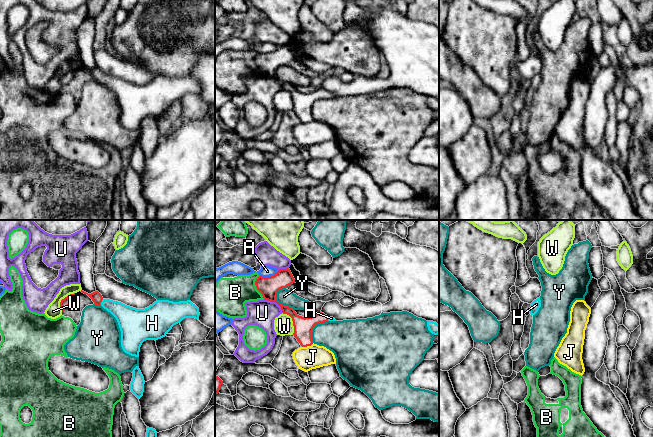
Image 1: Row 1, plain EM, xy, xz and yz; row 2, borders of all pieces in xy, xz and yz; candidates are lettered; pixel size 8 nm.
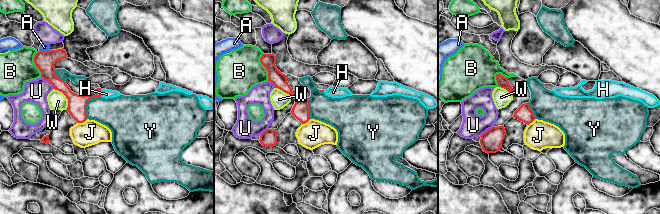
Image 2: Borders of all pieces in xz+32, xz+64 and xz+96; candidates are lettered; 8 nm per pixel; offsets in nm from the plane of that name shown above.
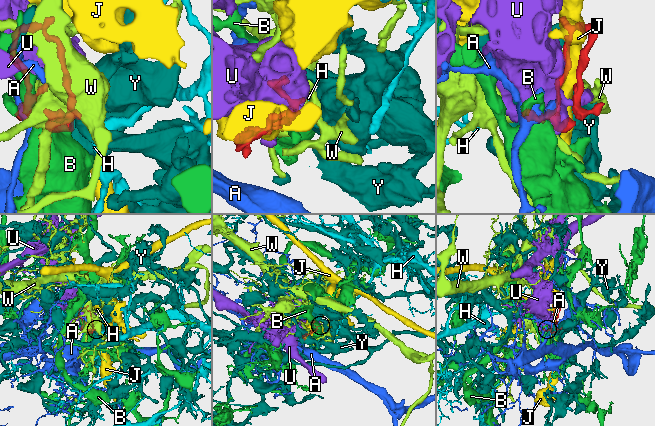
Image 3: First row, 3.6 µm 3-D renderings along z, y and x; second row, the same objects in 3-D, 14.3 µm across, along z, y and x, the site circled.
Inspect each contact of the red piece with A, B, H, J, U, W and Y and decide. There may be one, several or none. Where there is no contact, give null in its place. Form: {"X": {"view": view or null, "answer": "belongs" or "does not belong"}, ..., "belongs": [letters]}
{"A": {"view": "xz", "answer": "does not belong"}, "B": {"view": "xz", "answer": "does not belong"}, "H": {"view": "xy", "answer": "belongs"}, "J": {"view": "xz", "answer": "does not belong"}, "U": {"view": "xz", "answer": "does not belong"}, "W": {"view": "xz", "answer": "does not belong"}, "Y": {"view": "xz", "answer": "does not belong"}, "belongs": ["H"]}

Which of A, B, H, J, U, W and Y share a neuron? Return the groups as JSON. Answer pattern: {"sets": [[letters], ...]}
{"sets": [["A"], ["B"], ["H"], ["J"], ["U"], ["W"], ["Y"]]}

